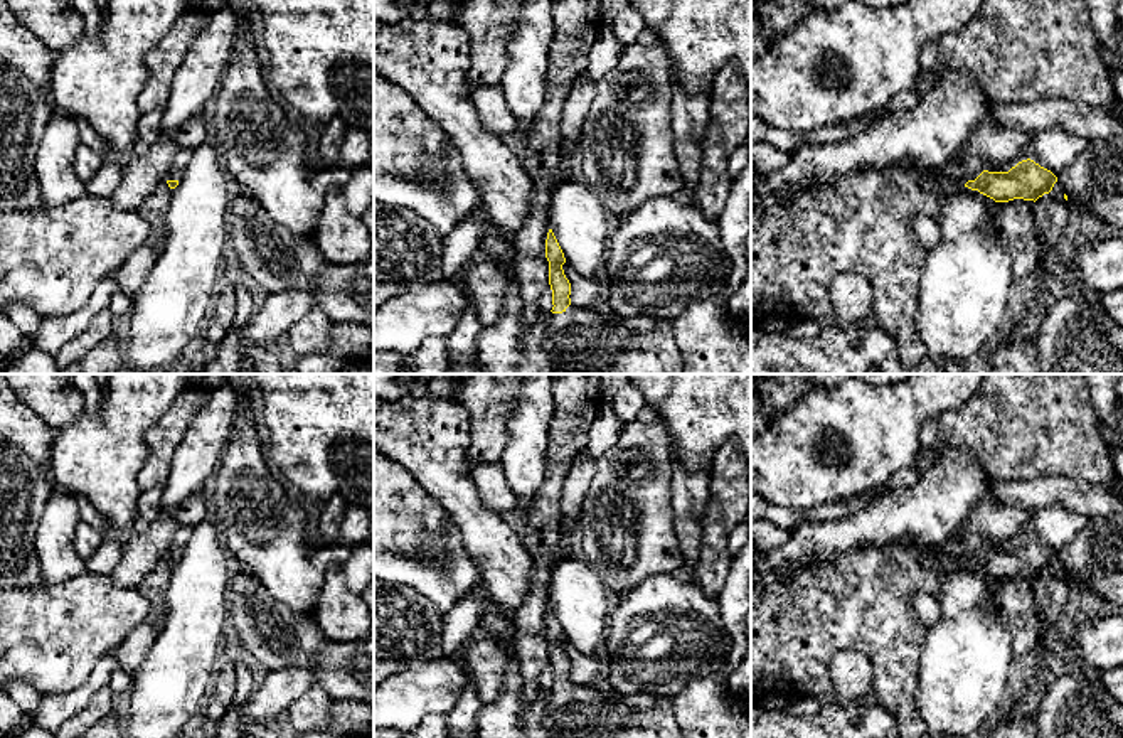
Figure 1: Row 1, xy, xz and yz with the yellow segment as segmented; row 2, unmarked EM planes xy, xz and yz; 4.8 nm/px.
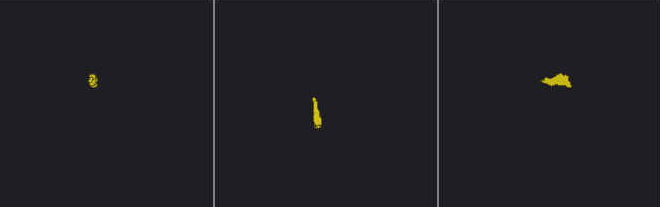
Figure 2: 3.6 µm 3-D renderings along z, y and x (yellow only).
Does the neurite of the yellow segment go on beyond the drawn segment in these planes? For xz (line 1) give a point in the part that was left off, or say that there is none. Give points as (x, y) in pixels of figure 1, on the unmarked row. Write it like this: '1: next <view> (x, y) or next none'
1: next xz (571, 713)

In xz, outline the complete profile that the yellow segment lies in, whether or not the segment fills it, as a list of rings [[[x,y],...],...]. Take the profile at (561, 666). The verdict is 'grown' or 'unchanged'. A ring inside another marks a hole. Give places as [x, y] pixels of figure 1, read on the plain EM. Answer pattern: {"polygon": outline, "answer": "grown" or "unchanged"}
{"polygon": [[[549,607],[546,617],[552,687],[544,723],[556,738],[682,738],[672,698],[657,694],[594,698],[571,681],[564,630]]], "answer": "grown"}

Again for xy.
{"polygon": [[[184,526],[173,534],[167,558],[170,566],[175,566],[178,563],[178,558],[182,556],[192,532],[194,532],[194,526]]], "answer": "grown"}

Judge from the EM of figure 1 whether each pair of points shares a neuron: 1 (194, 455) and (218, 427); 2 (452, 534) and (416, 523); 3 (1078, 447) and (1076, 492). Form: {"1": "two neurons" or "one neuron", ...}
{"1": "one neuron", "2": "two neurons", "3": "two neurons"}

